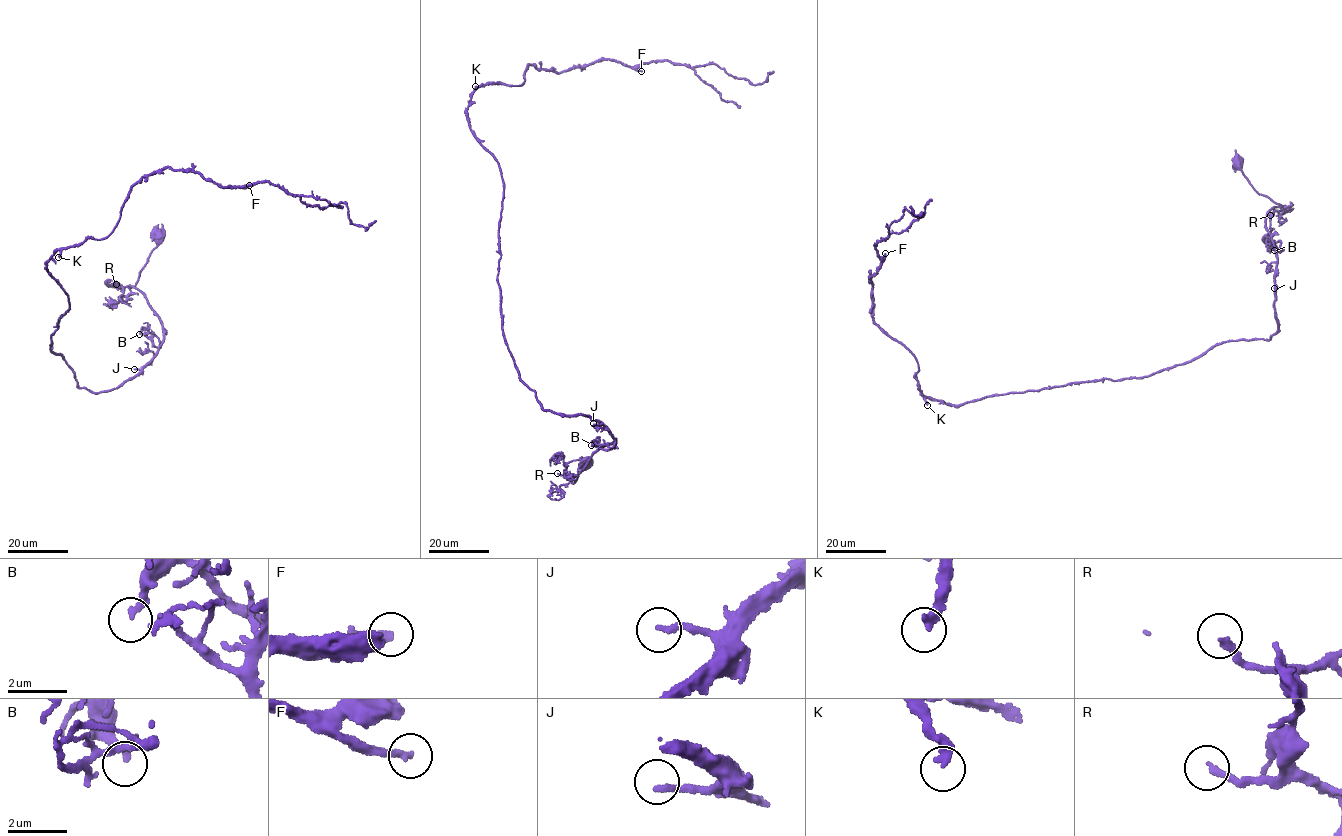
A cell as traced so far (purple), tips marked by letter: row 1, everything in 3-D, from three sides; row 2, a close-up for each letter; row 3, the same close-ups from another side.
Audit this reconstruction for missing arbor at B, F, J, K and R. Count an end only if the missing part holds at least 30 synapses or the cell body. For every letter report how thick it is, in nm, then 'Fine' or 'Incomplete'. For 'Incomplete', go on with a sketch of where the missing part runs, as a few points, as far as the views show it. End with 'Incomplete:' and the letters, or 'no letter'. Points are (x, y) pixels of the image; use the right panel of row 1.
B: Thickness 140 nm. Fine
F: Thickness 240 nm. Incomplete. Course of what is missing: (885, 253), (907, 240), (911, 210), (935, 188), (936, 167), (944, 171), (945, 177)
J: Thickness 200 nm. Fine
K: Thickness 320 nm. Fine
R: Thickness 240 nm. Fine
Incomplete: F

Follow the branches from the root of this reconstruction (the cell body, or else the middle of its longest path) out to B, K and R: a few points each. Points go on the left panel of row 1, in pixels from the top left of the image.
B: (158, 236), (135, 286), (128, 287), (141, 291), (158, 316), (163, 342), (160, 346), (146, 329), (139, 334)
K: (158, 236), (128, 287), (163, 340), (103, 392), (78, 387), (50, 349), (70, 304), (46, 268), (58, 257)
R: (158, 236), (160, 242), (141, 270), (135, 286), (118, 287), (116, 284)

